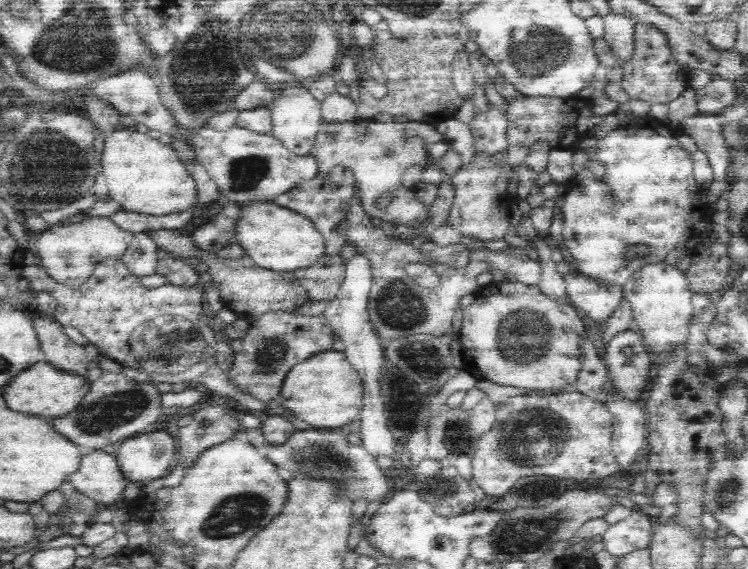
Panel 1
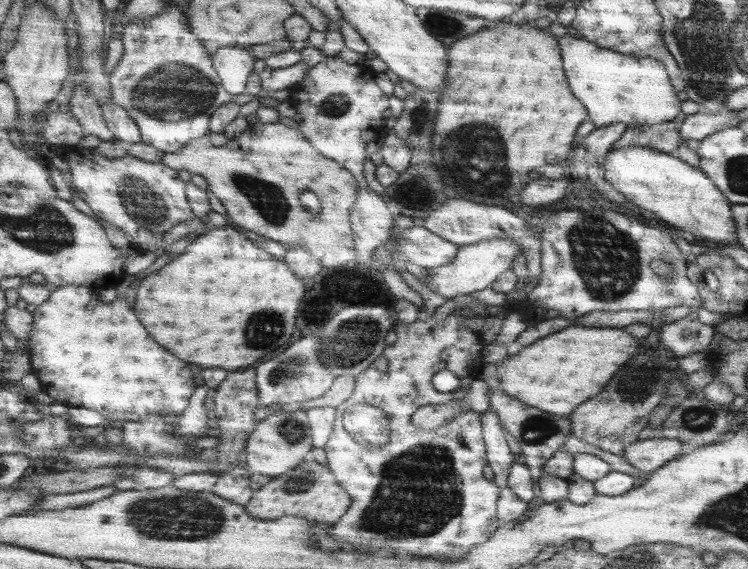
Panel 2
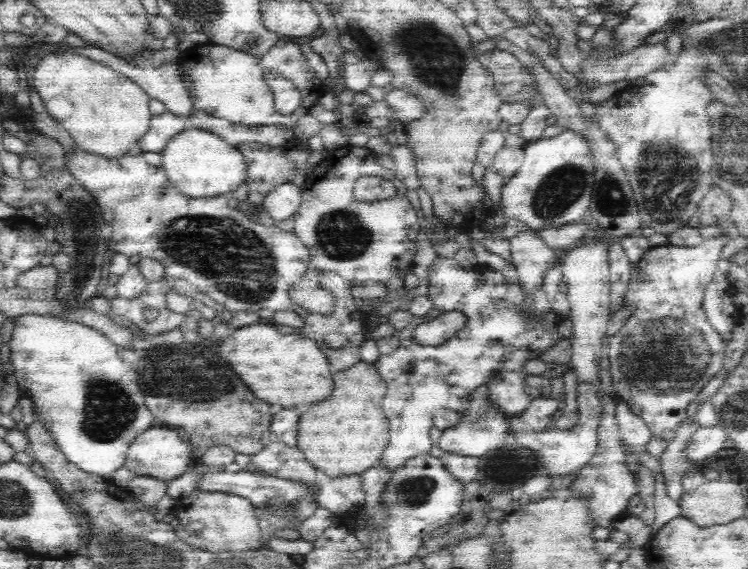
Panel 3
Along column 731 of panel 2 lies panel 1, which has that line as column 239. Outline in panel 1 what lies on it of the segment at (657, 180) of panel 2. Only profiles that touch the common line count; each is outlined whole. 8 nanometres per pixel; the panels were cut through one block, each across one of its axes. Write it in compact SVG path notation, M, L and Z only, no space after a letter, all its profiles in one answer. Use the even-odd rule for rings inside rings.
M274 202L242 204L242 216L238 218L236 238L238 244L246 250L246 256L250 256L256 266L272 272L306 270L310 266L316 266L326 256L326 238L316 230L314 222Z

